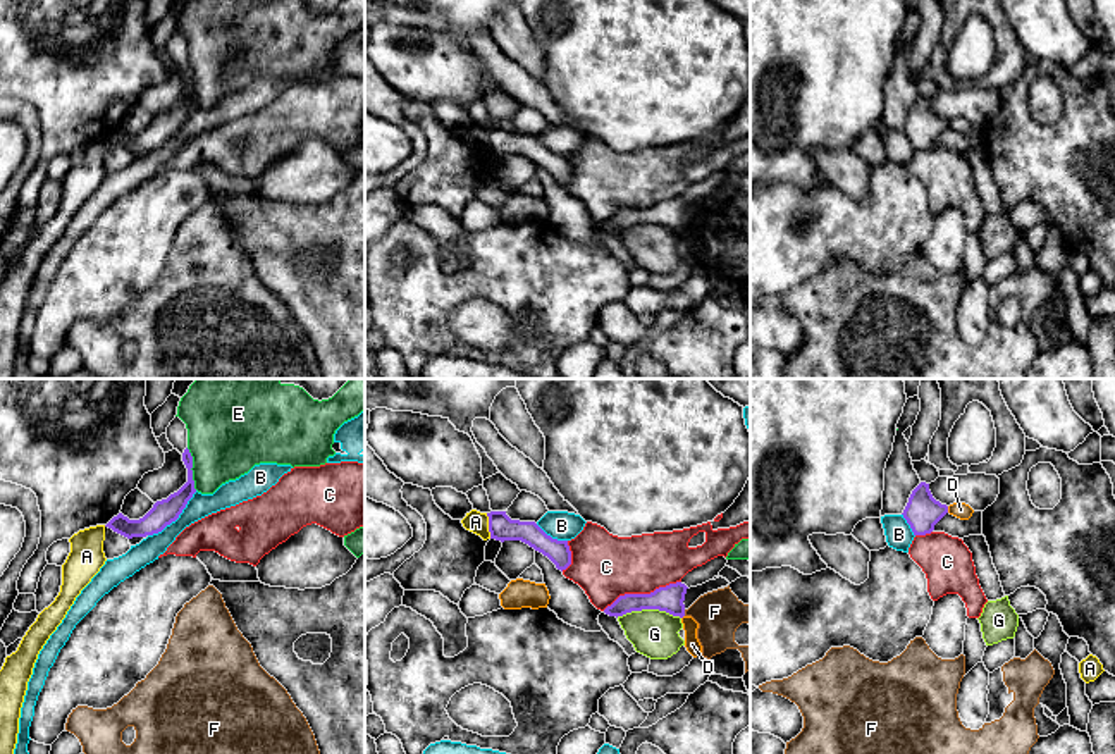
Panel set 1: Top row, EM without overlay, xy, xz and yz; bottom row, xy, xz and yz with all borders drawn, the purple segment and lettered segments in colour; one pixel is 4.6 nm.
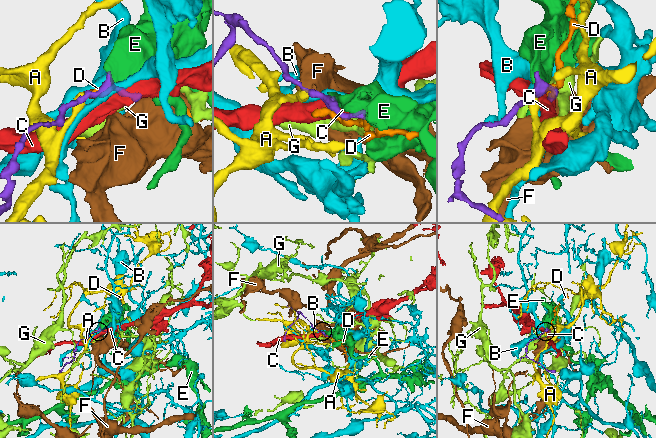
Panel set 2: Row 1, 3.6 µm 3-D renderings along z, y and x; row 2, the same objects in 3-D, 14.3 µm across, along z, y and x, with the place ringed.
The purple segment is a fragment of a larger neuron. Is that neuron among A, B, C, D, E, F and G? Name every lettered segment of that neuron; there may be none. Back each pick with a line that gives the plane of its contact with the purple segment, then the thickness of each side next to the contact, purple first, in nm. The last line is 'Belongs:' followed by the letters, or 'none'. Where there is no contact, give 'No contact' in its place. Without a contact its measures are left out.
Belongs: none

